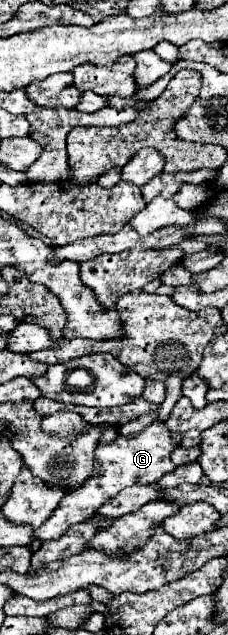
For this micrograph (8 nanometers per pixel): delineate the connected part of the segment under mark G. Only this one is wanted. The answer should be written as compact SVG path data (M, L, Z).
M154 421L146 429L134 435L118 435L112 443L98 445L96 449L96 473L90 477L78 491L66 493L62 501L58 503L56 511L52 517L38 529L34 529L34 539L40 541L50 541L50 539L60 539L72 525L88 521L98 507L114 497L118 491L132 487L132 485L154 485L162 475L170 473L176 469L174 461L170 459L170 451L174 451L182 441L182 435L176 435L168 431L168 427L162 421Z

